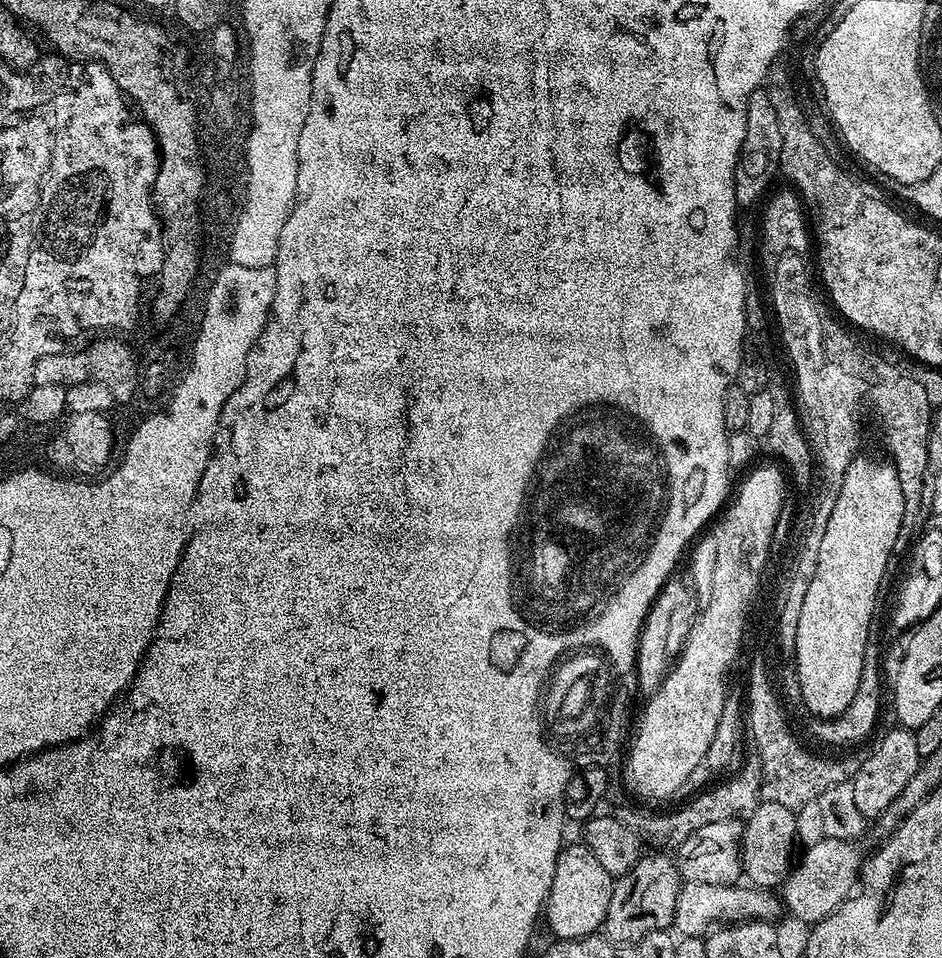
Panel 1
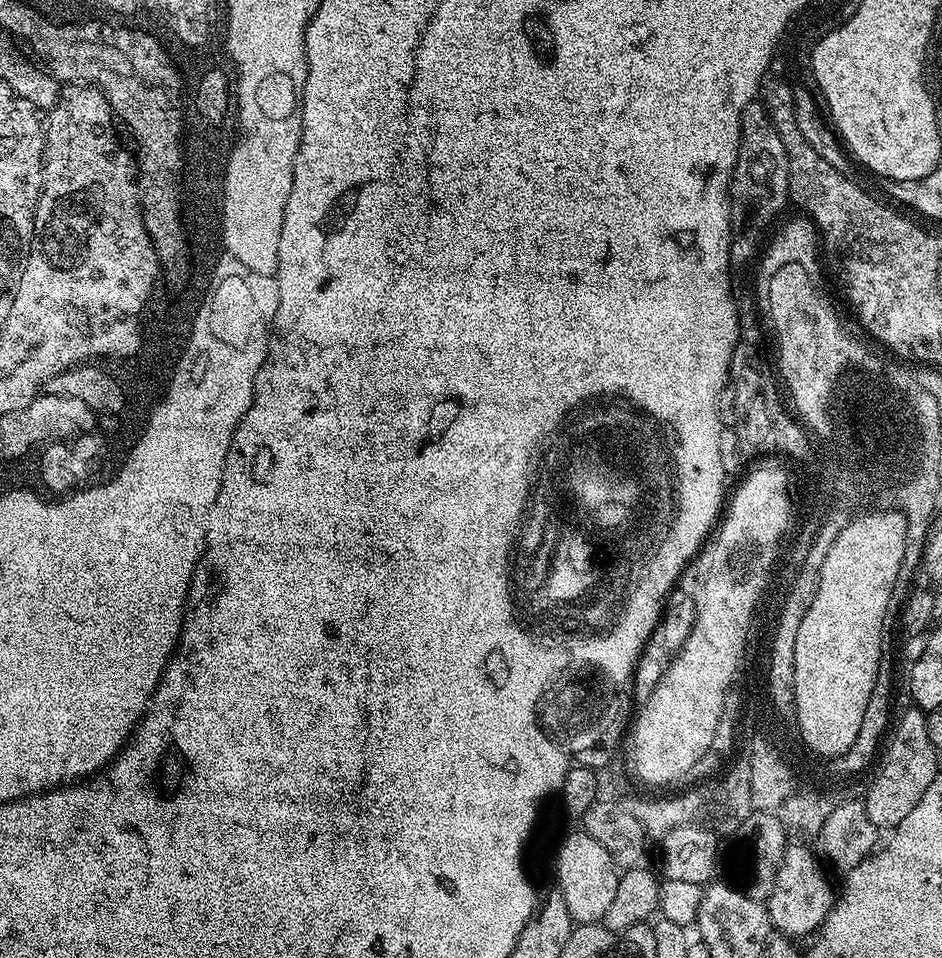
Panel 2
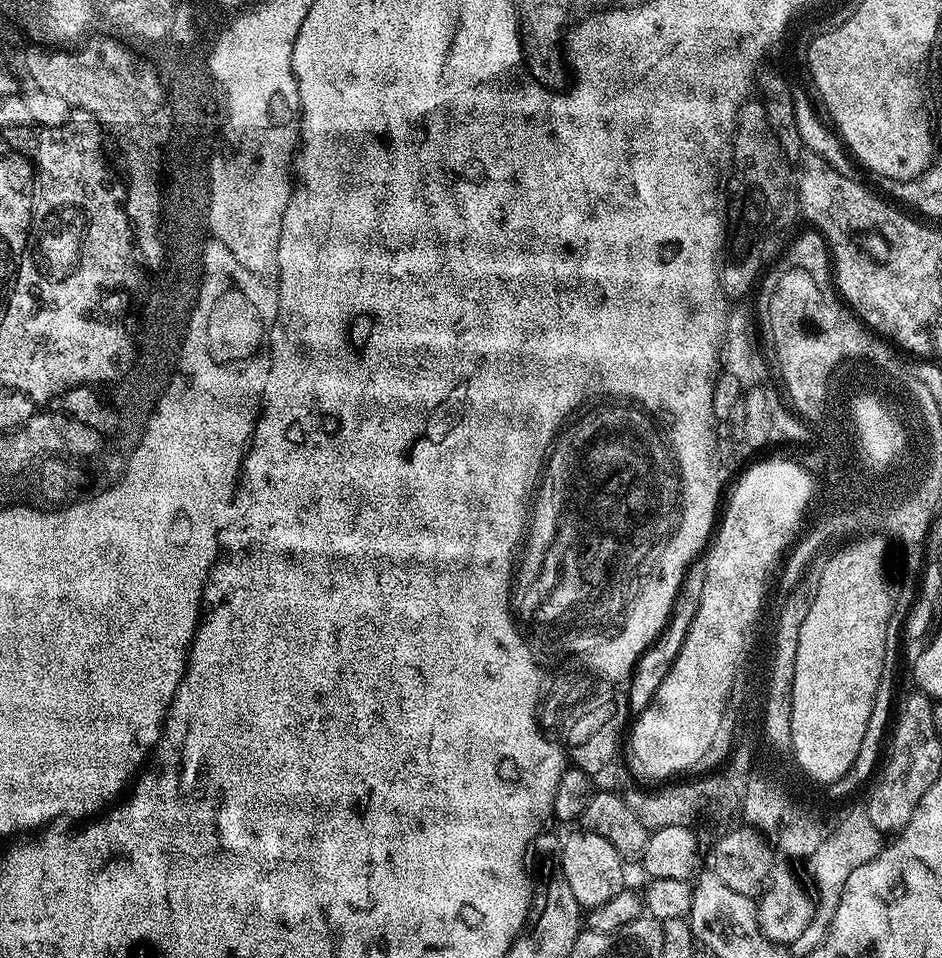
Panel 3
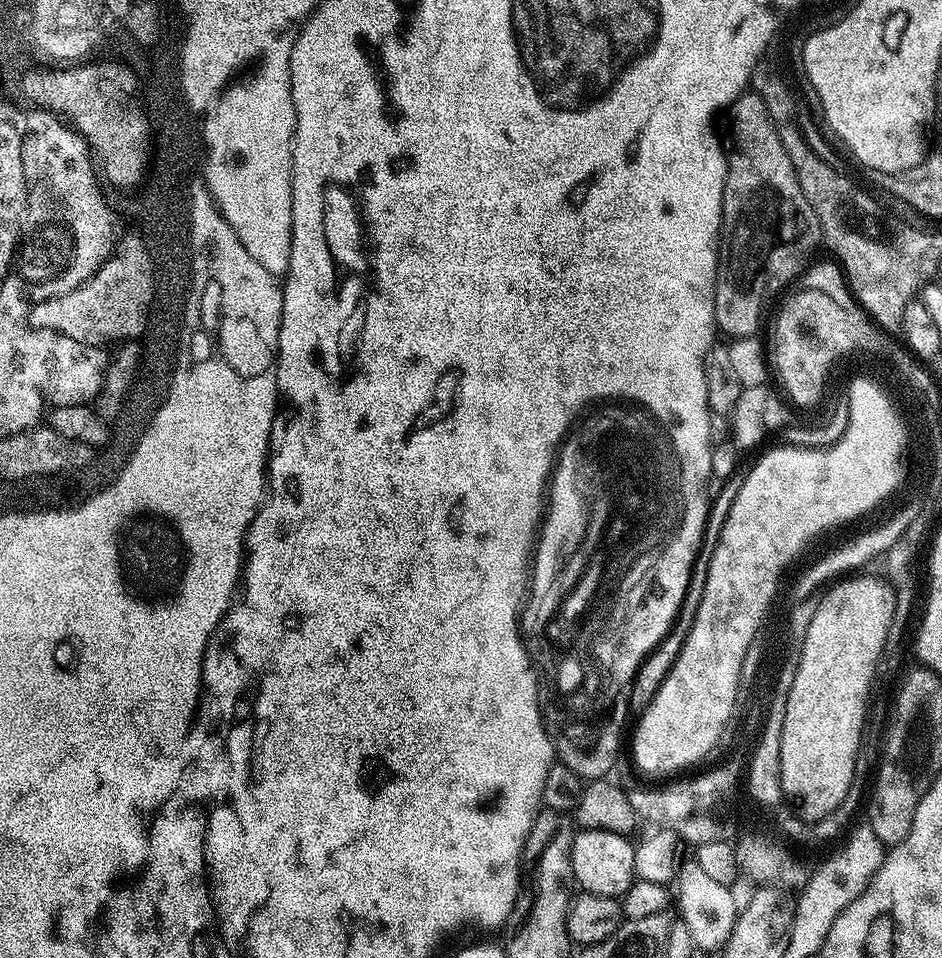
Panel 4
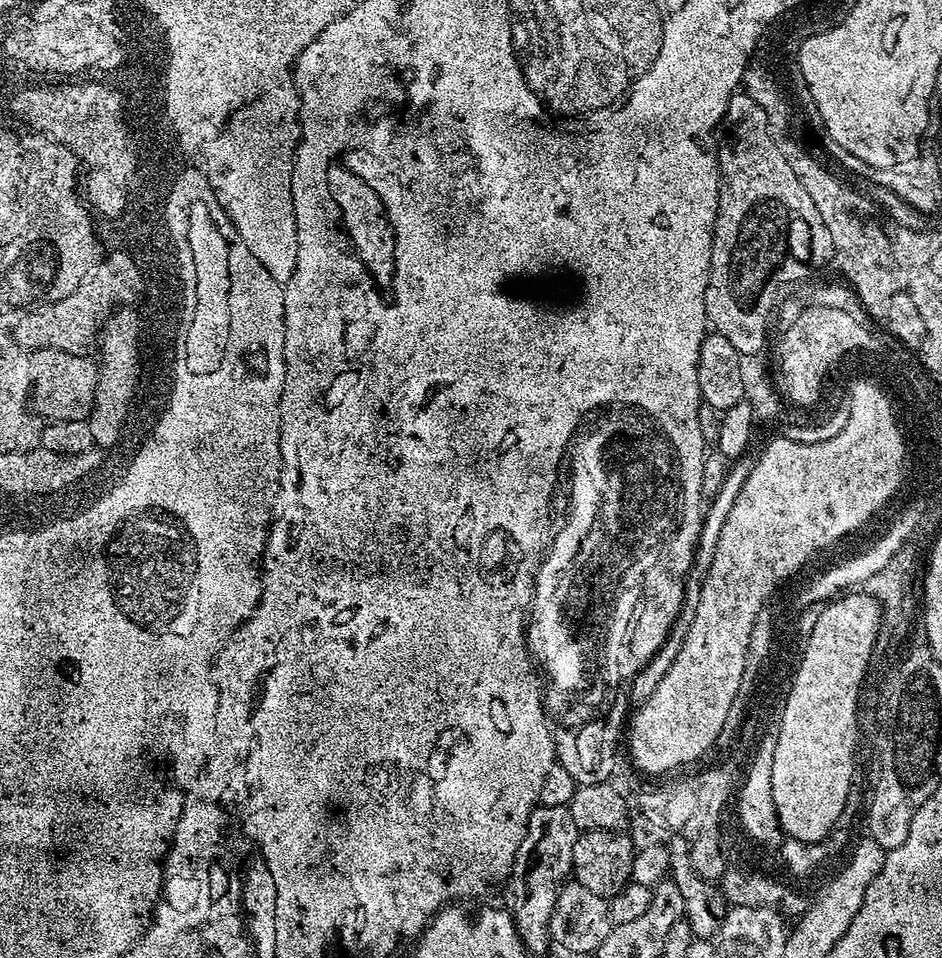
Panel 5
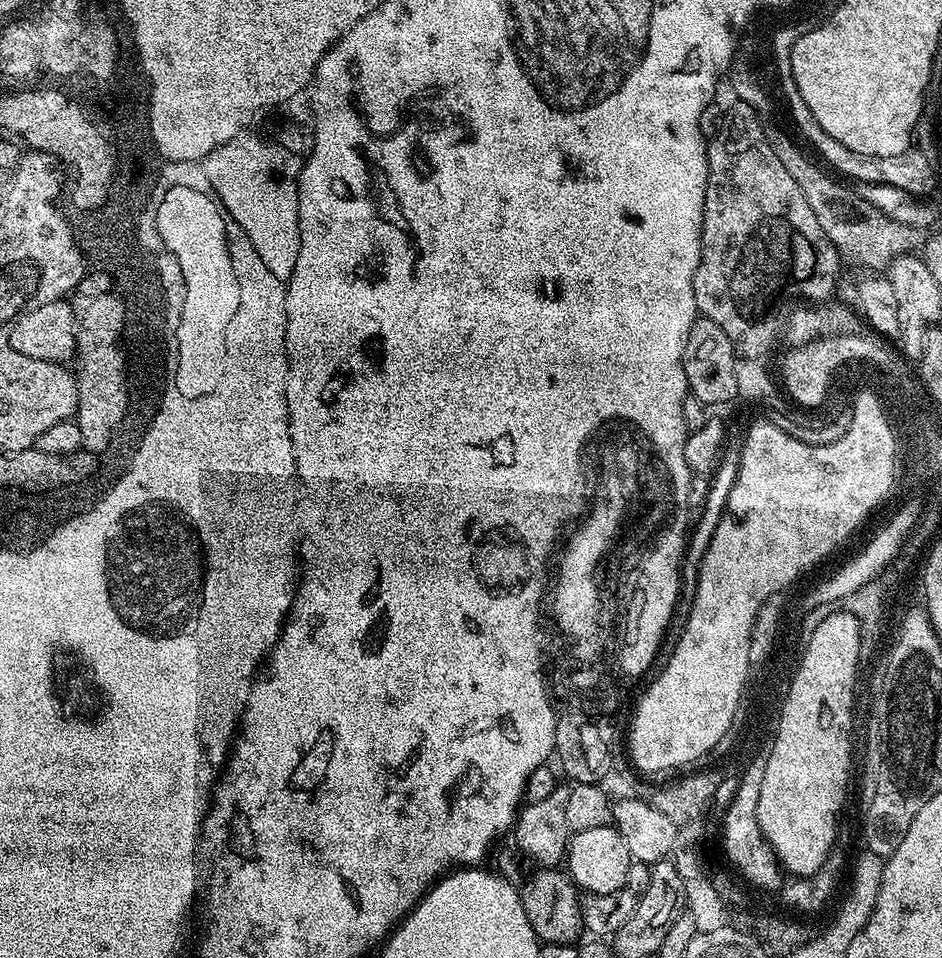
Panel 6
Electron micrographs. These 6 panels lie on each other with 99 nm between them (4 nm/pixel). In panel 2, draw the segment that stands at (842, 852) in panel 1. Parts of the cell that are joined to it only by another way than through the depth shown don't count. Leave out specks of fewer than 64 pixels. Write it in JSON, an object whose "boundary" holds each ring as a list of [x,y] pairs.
{"boundary":[[[789,843],[785,847],[778,874],[774,878],[772,893],[766,901],[774,926],[783,936],[789,938],[808,935],[811,937],[824,923],[824,919],[832,913],[832,905],[838,899],[834,888],[832,892],[832,884],[828,881],[827,874],[820,869],[820,864],[816,861],[817,853],[813,852],[804,844]]]}

